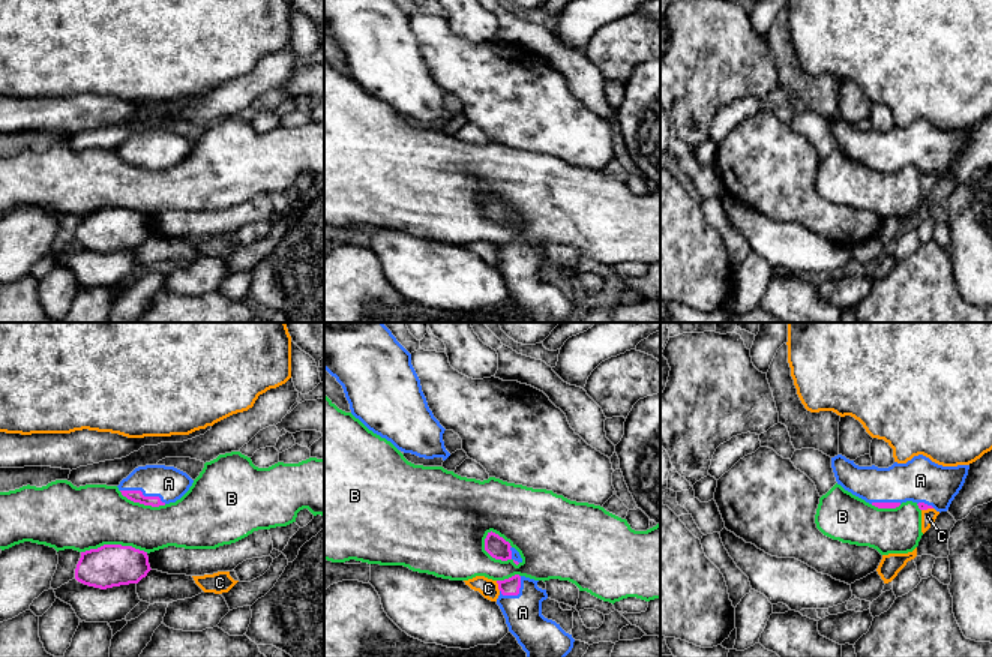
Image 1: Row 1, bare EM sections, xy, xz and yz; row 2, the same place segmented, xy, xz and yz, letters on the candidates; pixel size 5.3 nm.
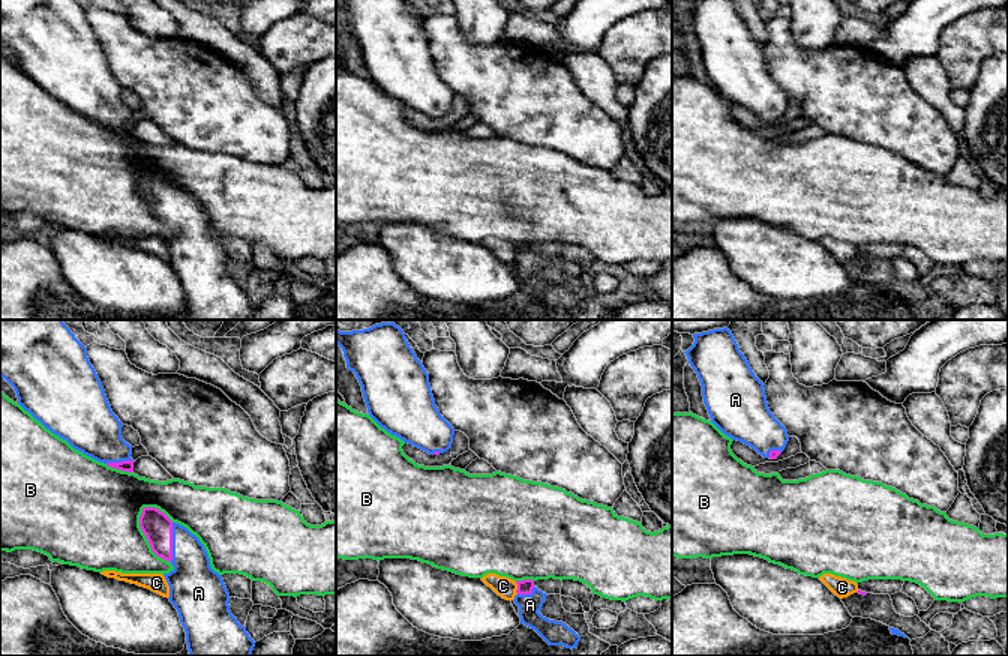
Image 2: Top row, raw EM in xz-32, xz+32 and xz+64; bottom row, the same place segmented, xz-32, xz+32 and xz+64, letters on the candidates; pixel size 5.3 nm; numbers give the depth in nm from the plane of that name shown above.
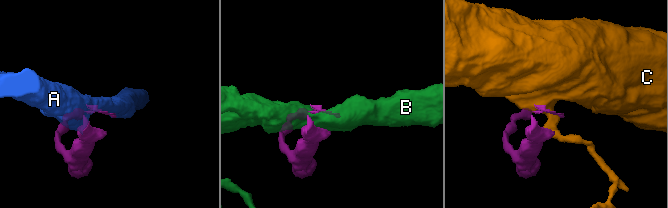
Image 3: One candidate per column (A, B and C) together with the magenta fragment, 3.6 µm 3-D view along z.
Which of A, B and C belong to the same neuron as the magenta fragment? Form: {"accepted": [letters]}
{"accepted": ["A"]}

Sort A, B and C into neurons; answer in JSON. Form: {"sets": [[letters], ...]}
{"sets": [["A"], ["B"], ["C"]]}

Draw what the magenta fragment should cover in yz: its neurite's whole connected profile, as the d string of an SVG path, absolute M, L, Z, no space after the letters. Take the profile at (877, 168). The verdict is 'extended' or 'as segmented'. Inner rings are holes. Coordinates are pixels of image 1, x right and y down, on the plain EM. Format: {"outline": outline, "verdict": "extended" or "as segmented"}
{"outline": "M842 118L831 122L837 148L878 172L912 165L920 174L947 176L962 153L969 129L942 130L918 118L888 132L858 130Z", "verdict": "extended"}

